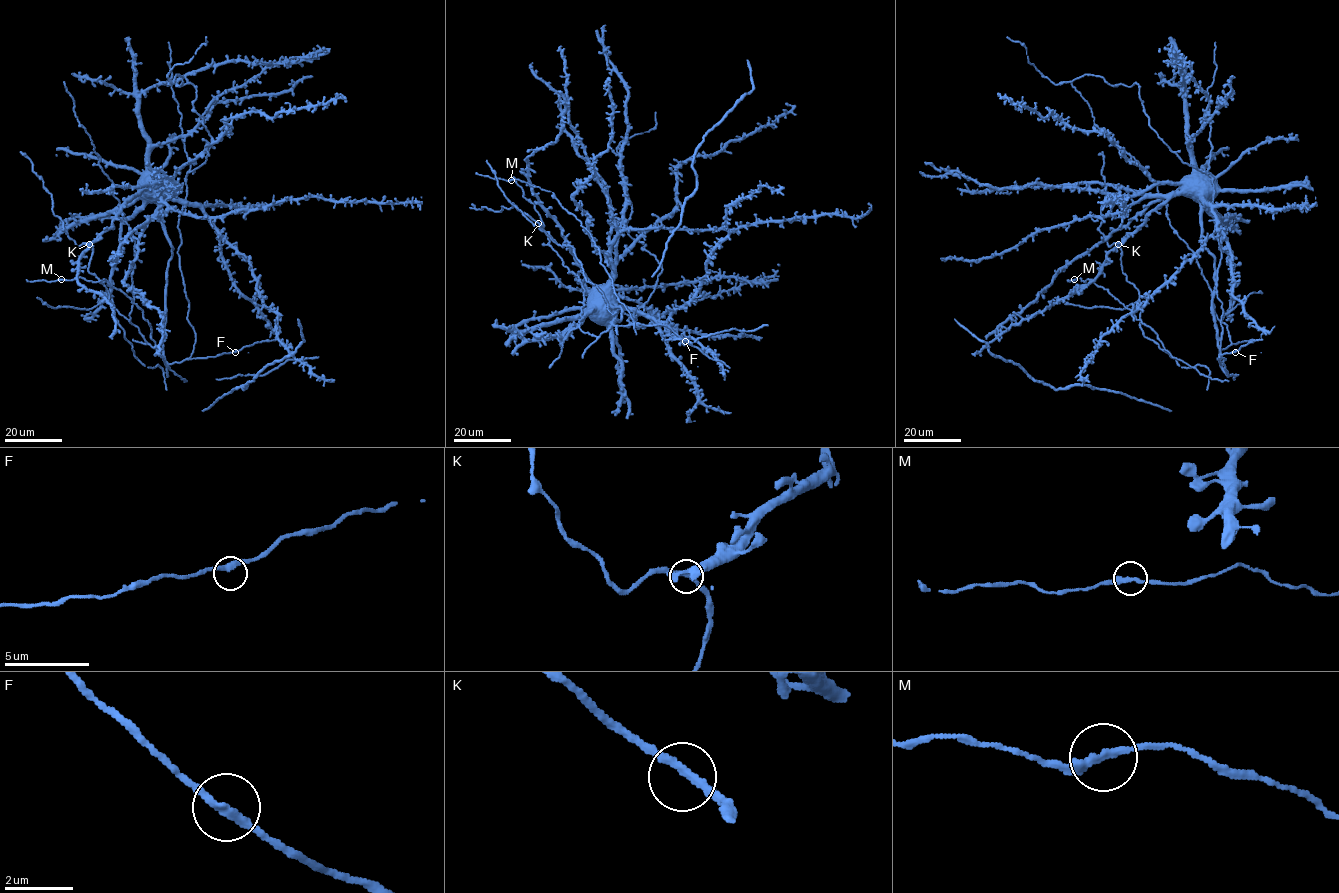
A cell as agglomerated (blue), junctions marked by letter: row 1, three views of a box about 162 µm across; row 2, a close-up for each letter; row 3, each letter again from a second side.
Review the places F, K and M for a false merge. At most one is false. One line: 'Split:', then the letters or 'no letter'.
Split: no letter

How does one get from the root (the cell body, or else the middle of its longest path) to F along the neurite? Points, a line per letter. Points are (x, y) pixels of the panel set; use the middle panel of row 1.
F: (599, 301), (612, 309), (621, 309), (621, 319), (614, 318), (614, 325), (664, 324), (685, 341)

